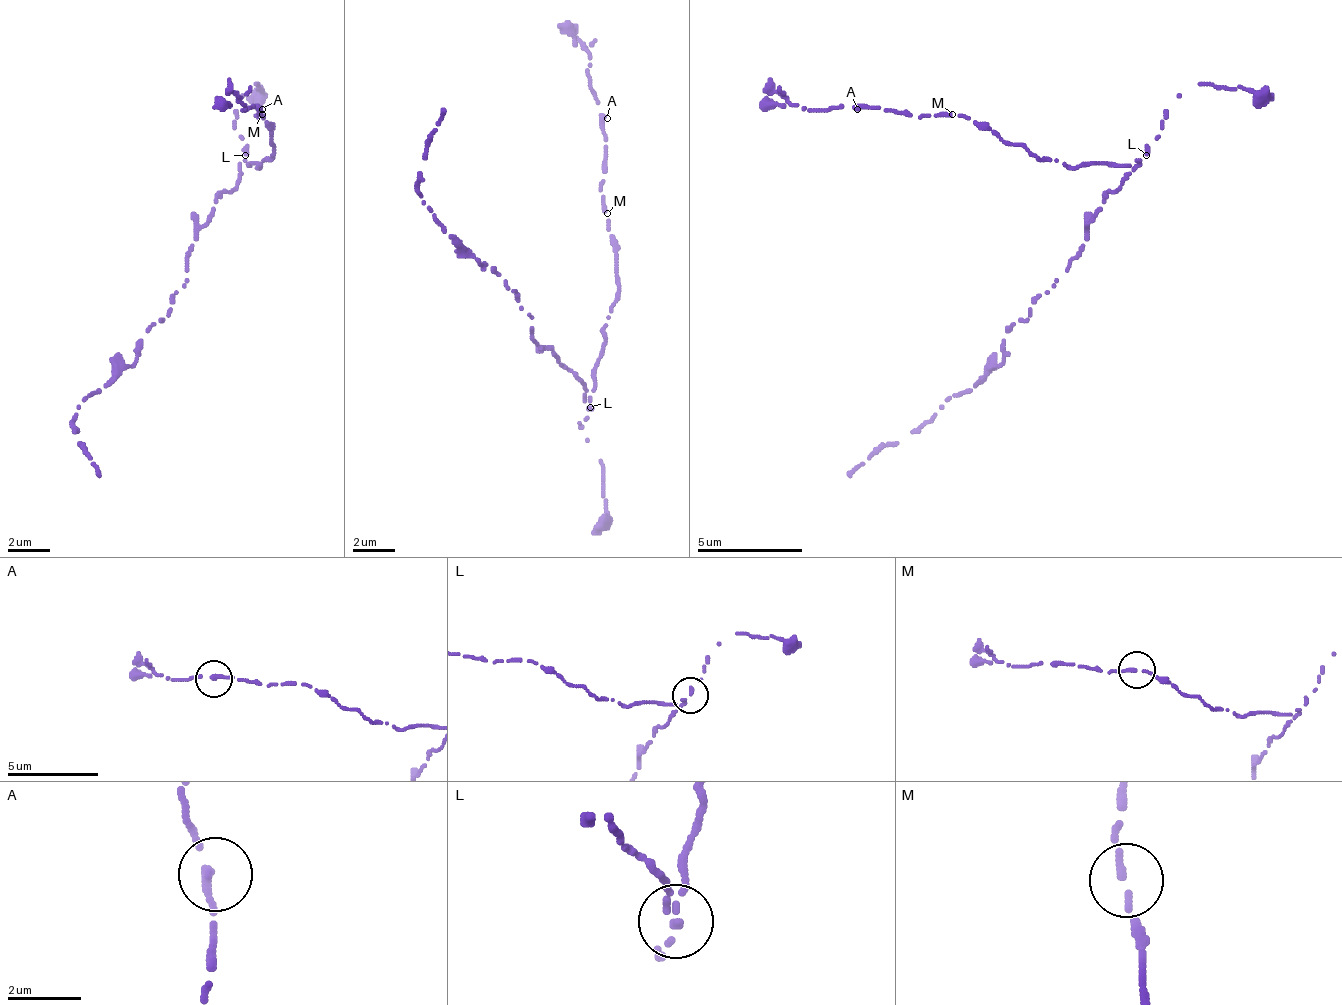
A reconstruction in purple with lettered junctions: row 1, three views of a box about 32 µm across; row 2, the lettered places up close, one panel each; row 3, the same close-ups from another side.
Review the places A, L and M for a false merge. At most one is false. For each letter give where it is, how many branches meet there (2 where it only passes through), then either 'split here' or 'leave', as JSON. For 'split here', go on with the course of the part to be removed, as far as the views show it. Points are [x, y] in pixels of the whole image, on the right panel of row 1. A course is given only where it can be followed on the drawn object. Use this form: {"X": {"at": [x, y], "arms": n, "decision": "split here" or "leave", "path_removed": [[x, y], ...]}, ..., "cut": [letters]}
{"A": {"at": [857, 109], "arms": 2, "decision": "leave"}, "L": {"at": [1146, 155], "arms": 2, "decision": "split here", "path_removed": [[1147, 156], [1105, 198], [1057, 283], [1005, 330], [1005, 357], [968, 394], [952, 394], [931, 420], [846, 473]]}, "M": {"at": [952, 114], "arms": 2, "decision": "leave"}, "cut": ["L"]}

